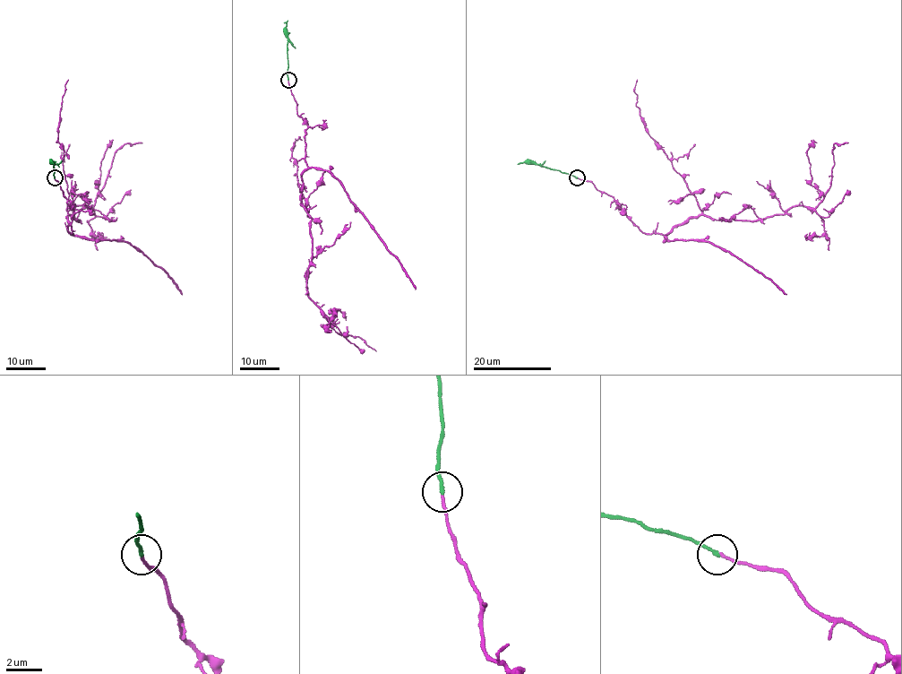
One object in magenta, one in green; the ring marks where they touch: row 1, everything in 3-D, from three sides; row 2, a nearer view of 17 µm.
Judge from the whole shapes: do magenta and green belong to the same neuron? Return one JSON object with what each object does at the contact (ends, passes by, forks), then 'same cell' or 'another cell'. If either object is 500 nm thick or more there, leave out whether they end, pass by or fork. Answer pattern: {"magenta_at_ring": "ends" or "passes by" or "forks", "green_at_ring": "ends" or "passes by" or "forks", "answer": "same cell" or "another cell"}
{"magenta_at_ring": "ends", "green_at_ring": "ends", "answer": "same cell"}

